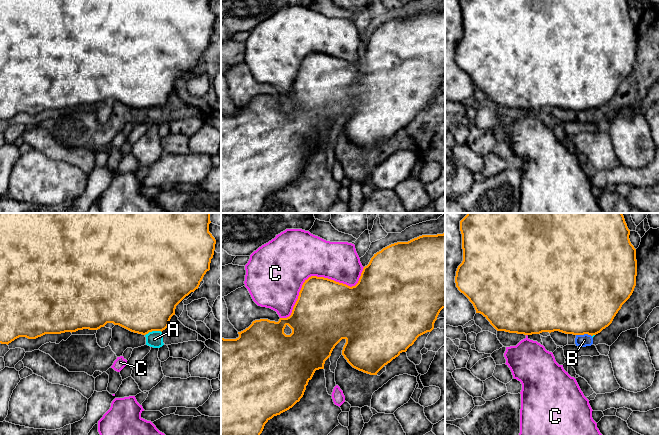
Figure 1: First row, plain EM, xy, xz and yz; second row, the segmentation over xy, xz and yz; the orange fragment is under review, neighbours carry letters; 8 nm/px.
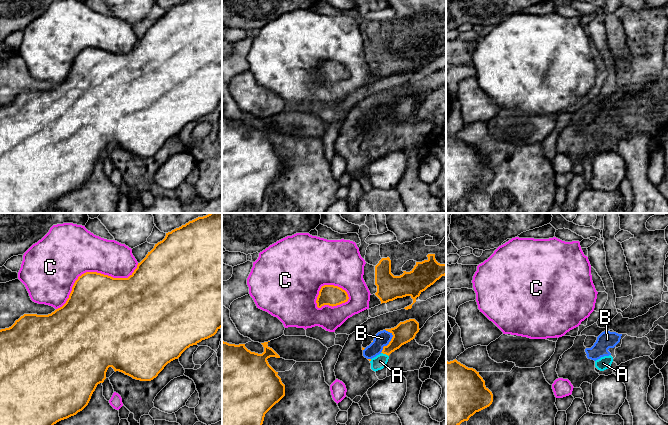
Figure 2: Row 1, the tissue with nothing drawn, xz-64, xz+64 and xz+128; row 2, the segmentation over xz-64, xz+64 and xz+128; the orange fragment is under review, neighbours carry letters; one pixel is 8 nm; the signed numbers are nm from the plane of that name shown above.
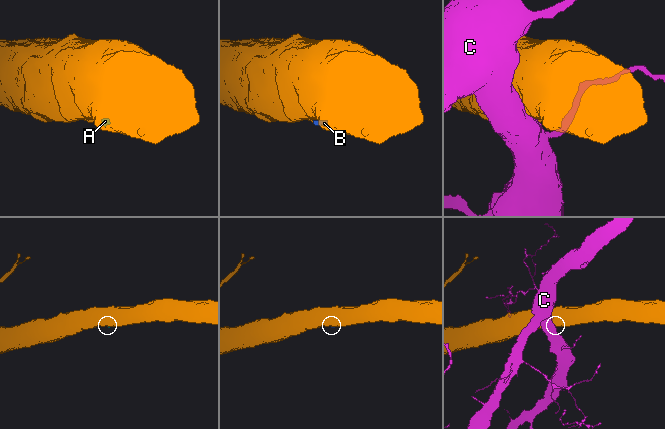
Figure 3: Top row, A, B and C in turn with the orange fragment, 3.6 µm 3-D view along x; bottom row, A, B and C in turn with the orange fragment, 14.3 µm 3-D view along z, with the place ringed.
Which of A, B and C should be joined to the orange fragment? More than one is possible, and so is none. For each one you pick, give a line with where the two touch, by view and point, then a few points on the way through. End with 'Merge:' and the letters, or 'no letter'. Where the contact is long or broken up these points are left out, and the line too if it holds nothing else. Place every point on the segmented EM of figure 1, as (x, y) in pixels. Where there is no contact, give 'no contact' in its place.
Merge: no letter

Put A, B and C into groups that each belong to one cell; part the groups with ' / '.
A B / C

